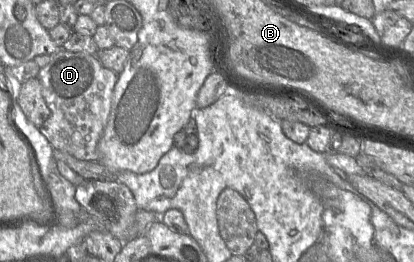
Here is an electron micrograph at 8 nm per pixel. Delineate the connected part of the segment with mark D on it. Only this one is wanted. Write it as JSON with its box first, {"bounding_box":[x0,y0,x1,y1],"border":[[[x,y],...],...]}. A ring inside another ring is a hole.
{"bounding_box":[37,47,118,161],"border":[[[61,47],[51,55],[49,63],[40,69],[37,78],[41,82],[43,97],[50,110],[48,119],[39,127],[40,132],[54,149],[66,152],[79,160],[98,161],[98,143],[111,111],[113,90],[118,74],[105,68],[96,55],[69,52]]]}

